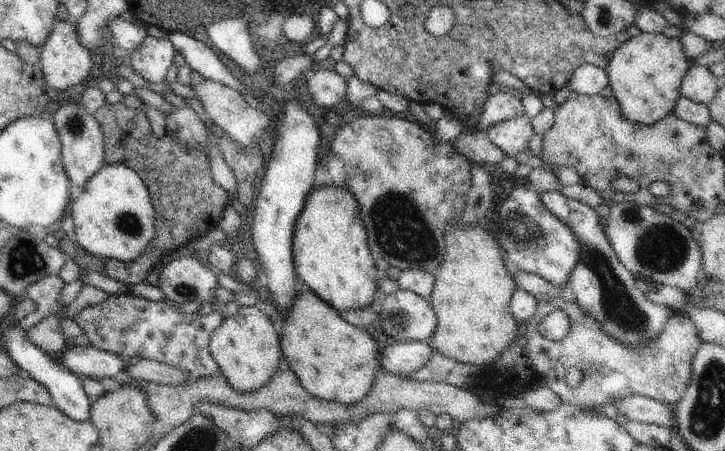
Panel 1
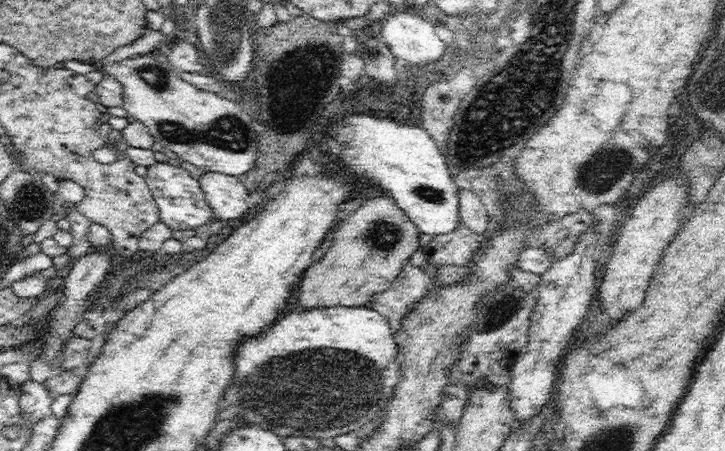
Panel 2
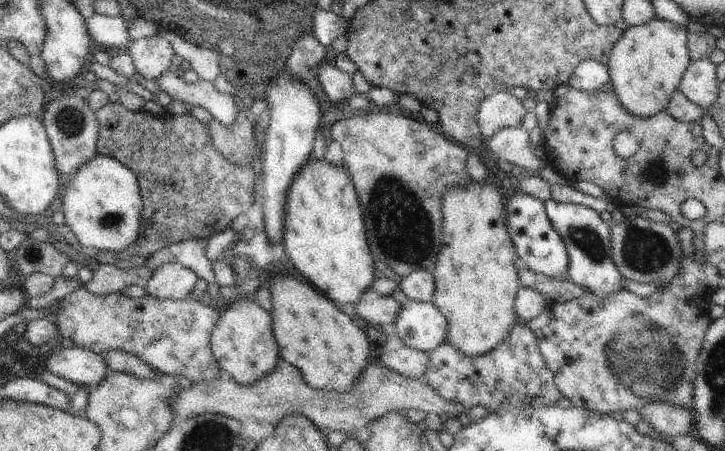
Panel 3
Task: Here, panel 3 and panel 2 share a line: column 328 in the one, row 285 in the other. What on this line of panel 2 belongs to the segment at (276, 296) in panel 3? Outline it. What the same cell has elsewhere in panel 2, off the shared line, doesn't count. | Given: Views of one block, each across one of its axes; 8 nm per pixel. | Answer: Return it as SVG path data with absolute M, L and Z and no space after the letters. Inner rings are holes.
M390 195L367 200L334 232L328 252L304 270L294 296L304 310L326 306L367 306L374 294L384 292L402 272L418 246L420 229L408 219Z

